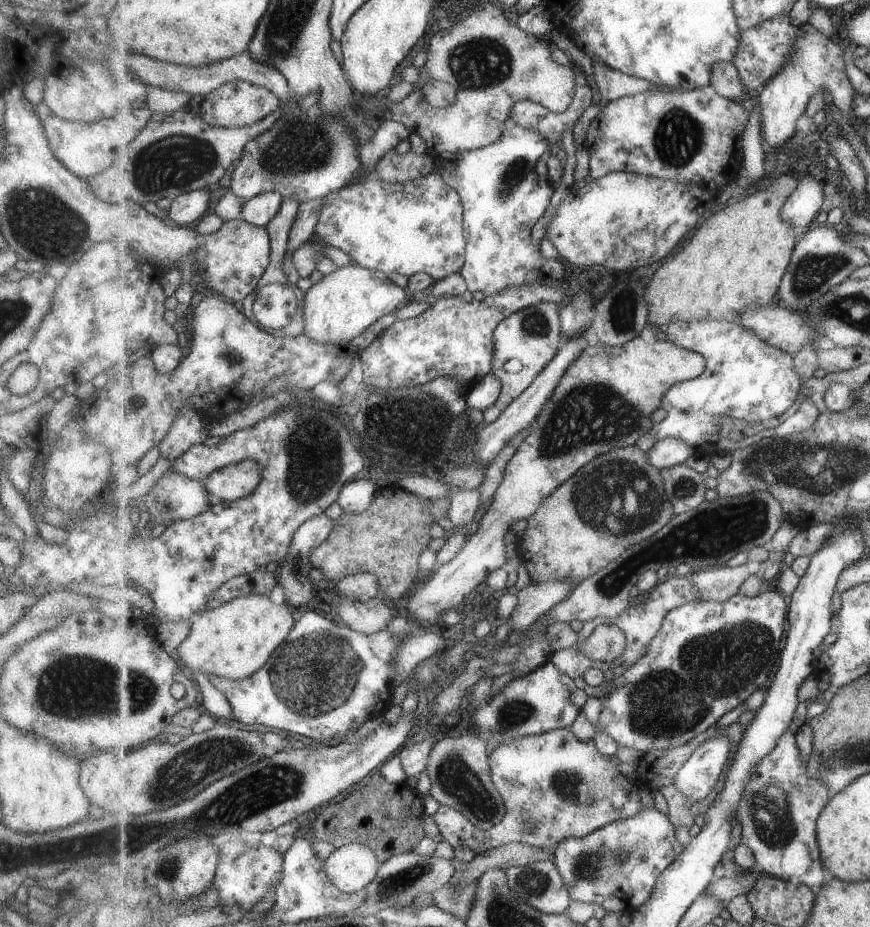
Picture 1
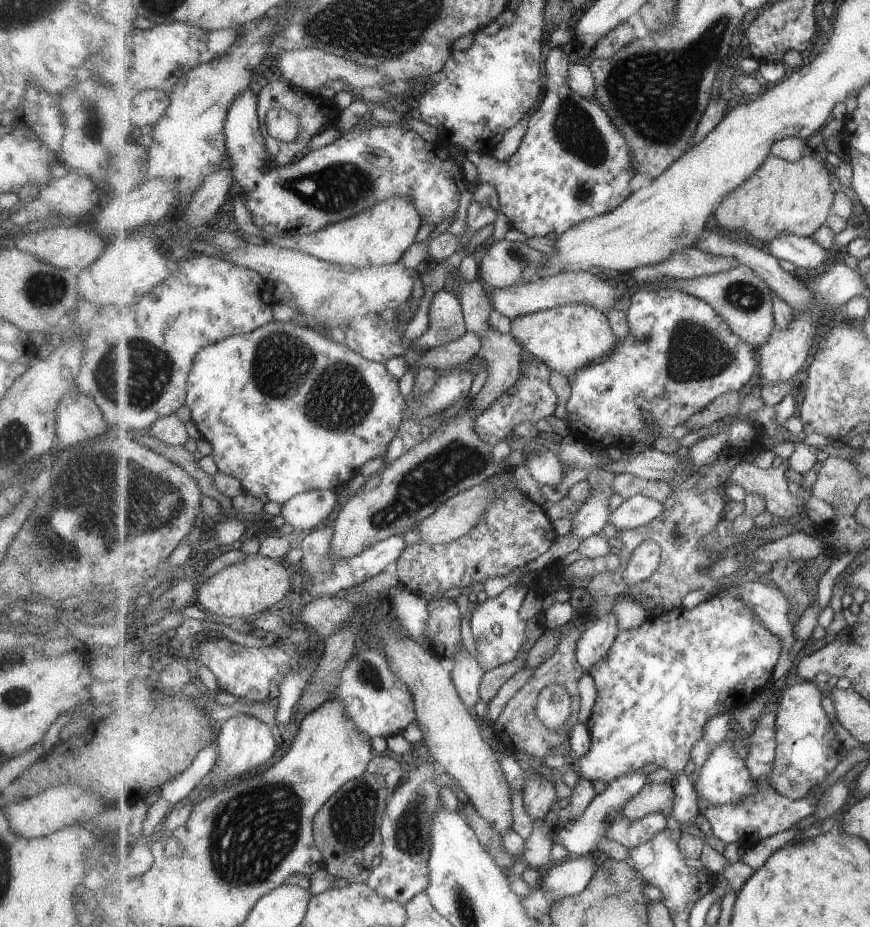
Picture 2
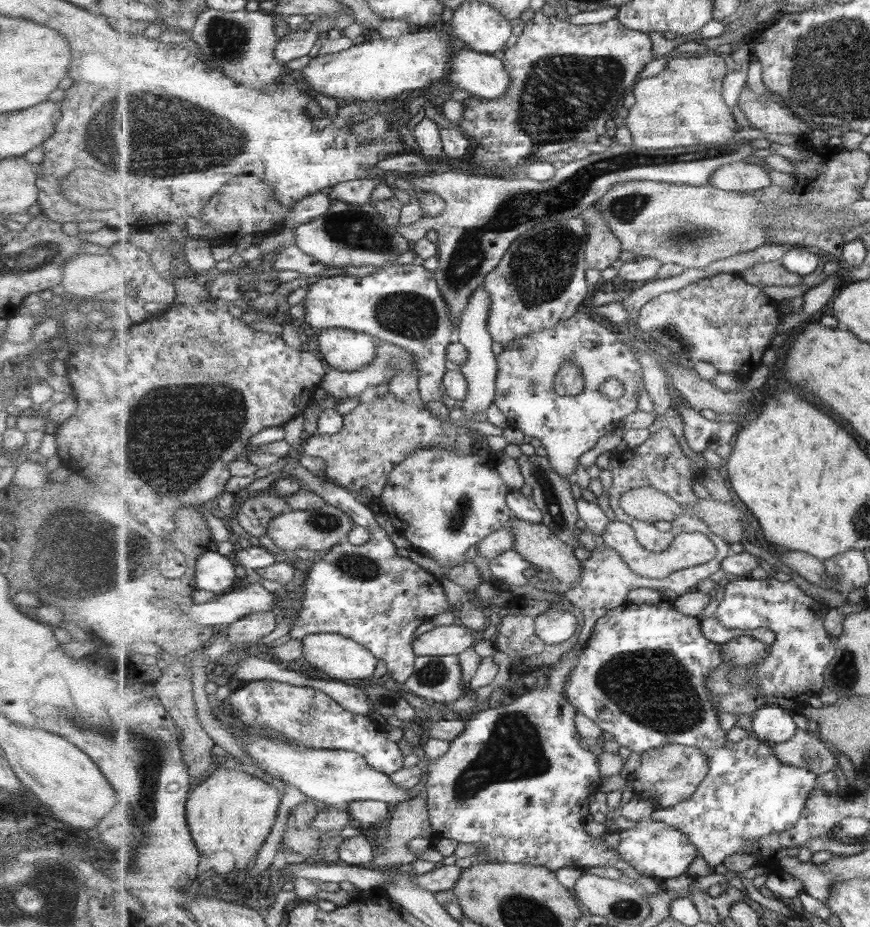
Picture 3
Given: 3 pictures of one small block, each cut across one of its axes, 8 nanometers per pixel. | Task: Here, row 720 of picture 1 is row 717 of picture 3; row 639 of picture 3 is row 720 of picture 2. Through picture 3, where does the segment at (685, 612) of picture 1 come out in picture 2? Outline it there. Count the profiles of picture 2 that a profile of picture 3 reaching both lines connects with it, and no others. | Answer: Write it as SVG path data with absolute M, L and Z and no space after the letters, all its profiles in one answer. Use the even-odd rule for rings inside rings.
M737 588L721 592L719 596L715 596L715 598L707 600L707 602L699 604L693 610L679 606L679 608L673 608L673 610L665 611L659 615L651 615L643 626L627 630L627 632L620 632L617 640L611 646L607 658L603 658L597 666L593 666L591 670L586 671L595 679L598 692L591 720L587 722L587 726L591 731L593 744L591 744L590 752L587 756L581 756L575 762L569 761L569 764L575 769L579 778L586 778L587 780L593 780L593 782L601 780L605 783L617 780L617 778L633 772L633 770L641 770L641 768L651 763L656 764L659 768L665 768L665 770L669 770L673 774L683 772L683 768L687 766L687 762L692 762L691 751L694 750L695 744L699 744L703 740L703 736L705 736L707 722L713 716L717 716L719 712L727 712L732 708L741 708L753 699L756 699L762 692L765 692L774 681L774 670L782 653L783 640L779 636L775 636L775 633L771 632L755 616L755 612L739 598L739 590Z

